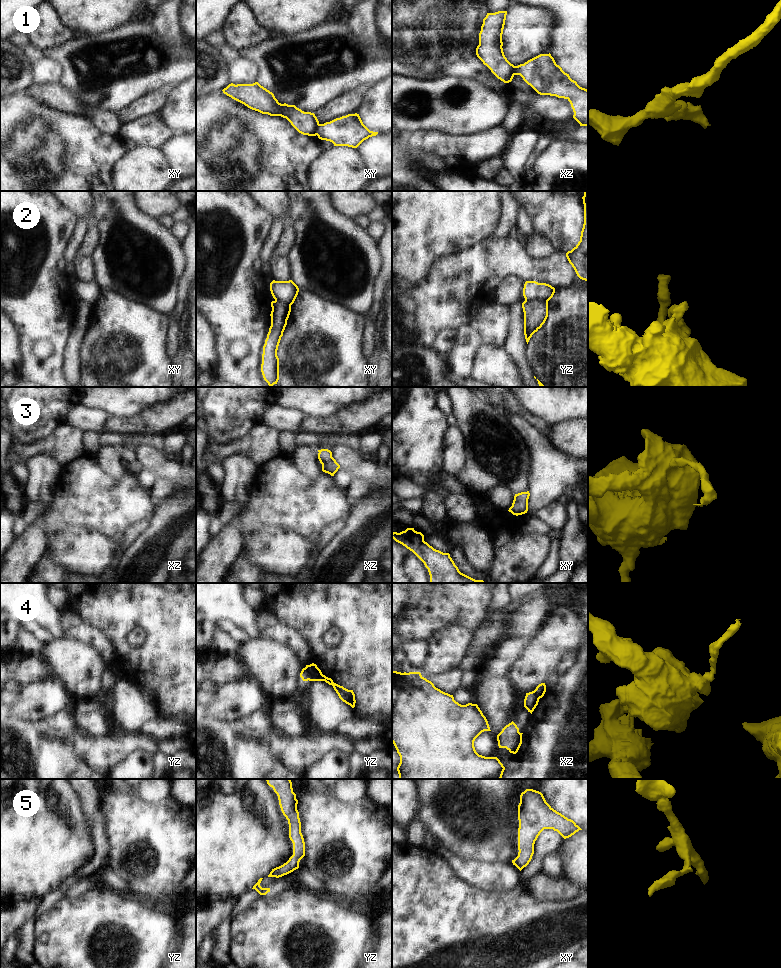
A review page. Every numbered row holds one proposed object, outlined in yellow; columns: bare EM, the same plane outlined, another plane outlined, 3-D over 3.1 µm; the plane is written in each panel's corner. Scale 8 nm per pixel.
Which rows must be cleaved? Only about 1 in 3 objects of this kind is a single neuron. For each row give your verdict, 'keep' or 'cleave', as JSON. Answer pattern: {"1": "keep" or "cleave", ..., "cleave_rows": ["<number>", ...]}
{"1": "cleave", "2": "cleave", "3": "keep", "4": "cleave", "5": "keep", "cleave_rows": ["1", "2", "4"]}

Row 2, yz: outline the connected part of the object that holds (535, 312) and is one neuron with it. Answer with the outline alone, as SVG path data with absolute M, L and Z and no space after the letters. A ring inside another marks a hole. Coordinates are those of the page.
M524 301L524 335L528 344L532 335L545 323L548 317L548 301Z

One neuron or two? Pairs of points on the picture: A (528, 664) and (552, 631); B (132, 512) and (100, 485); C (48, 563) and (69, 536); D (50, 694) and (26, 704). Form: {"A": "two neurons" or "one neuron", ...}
{"A": "one neuron", "B": "one neuron", "C": "two neurons", "D": "one neuron"}

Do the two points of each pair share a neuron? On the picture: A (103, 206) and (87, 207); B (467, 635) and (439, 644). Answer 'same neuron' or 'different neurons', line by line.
A: different neurons
B: same neuron

